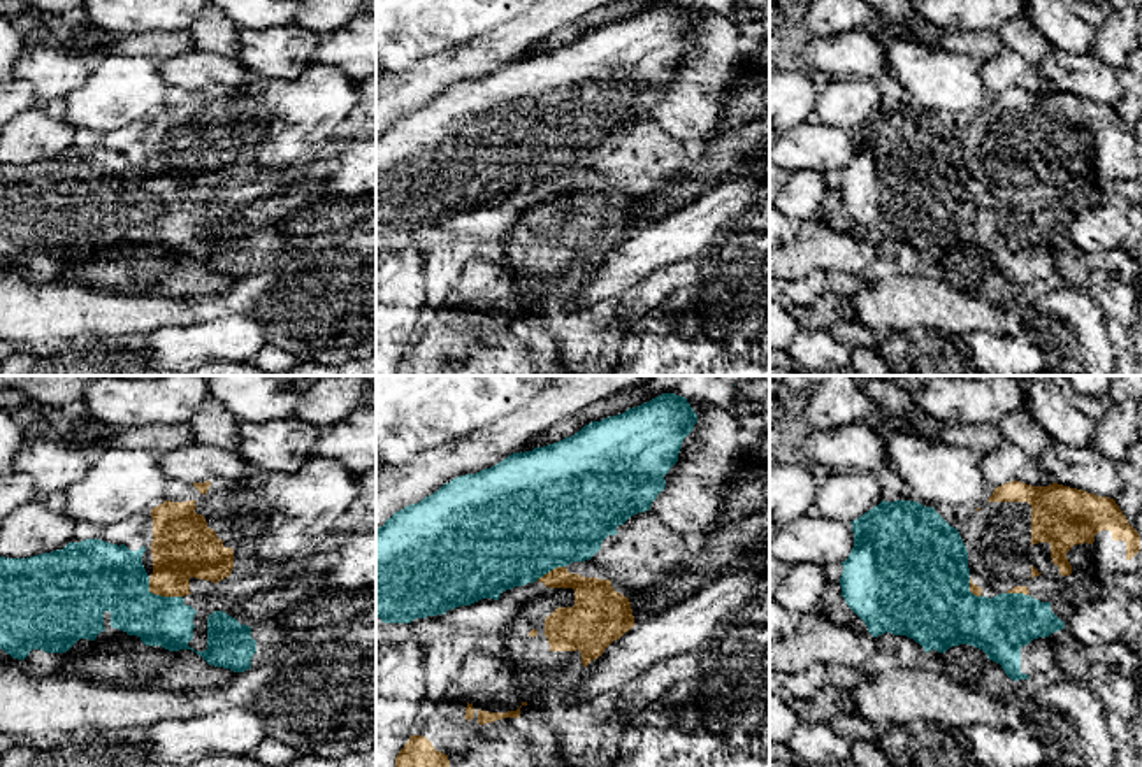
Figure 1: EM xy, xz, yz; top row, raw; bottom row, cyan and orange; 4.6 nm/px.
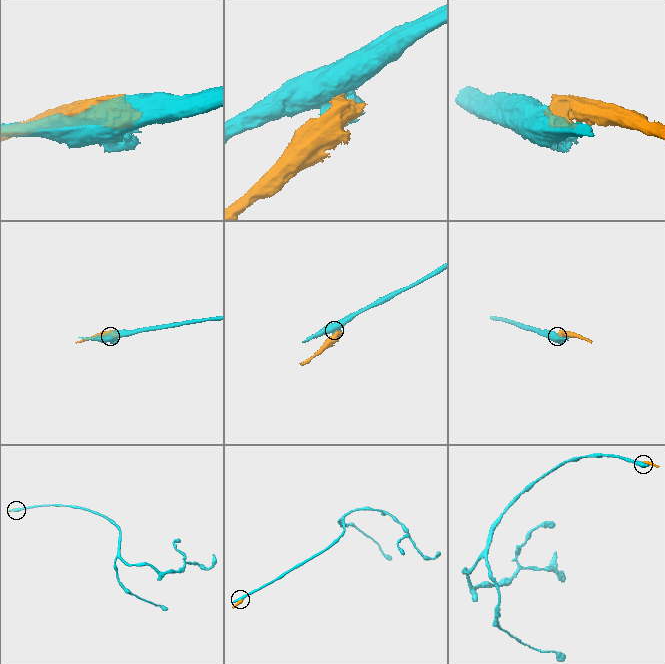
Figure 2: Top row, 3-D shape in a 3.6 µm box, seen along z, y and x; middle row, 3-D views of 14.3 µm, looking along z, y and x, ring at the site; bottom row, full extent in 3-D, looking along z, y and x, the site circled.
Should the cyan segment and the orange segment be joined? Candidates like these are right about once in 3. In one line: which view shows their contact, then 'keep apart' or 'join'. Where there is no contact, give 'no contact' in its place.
meets cyan in xy; keep apart

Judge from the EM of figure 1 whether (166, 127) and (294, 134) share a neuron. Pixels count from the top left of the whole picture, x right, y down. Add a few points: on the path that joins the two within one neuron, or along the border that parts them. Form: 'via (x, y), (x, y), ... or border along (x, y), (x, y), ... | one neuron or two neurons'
via (197, 130), (262, 129) | one neuron

